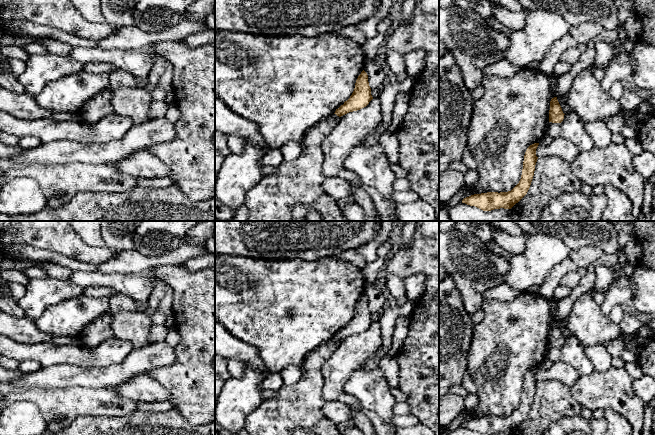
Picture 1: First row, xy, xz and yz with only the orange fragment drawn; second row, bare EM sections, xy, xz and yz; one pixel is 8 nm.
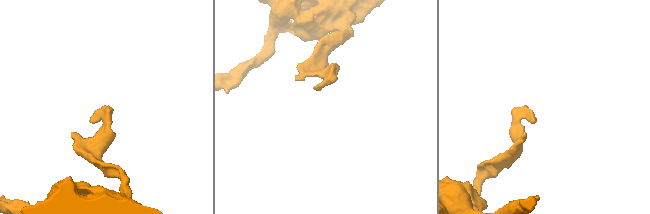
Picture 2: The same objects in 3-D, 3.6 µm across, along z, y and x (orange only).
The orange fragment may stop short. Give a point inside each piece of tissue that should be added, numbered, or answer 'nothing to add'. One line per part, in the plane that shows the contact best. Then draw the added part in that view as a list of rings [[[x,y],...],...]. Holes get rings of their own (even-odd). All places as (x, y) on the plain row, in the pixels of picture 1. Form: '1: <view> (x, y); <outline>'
nothing to add

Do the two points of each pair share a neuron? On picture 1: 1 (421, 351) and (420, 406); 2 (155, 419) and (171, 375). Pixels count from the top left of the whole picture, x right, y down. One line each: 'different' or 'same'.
1: same
2: different

